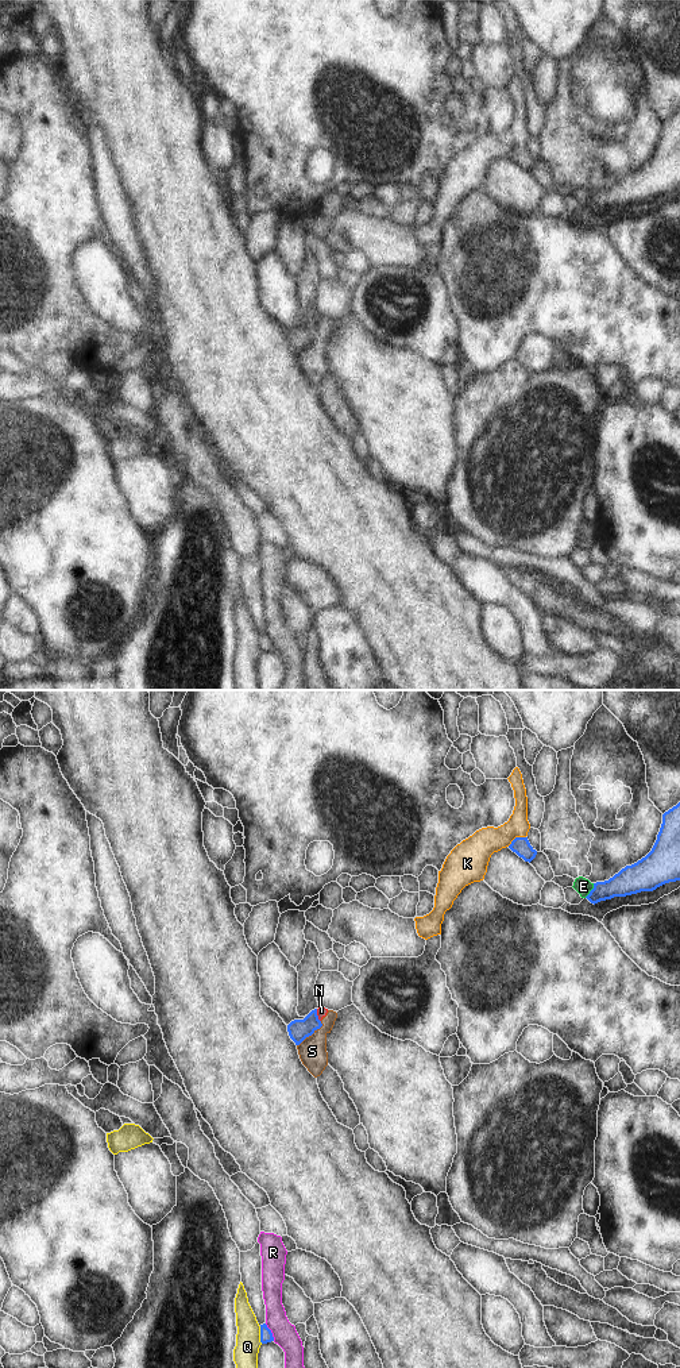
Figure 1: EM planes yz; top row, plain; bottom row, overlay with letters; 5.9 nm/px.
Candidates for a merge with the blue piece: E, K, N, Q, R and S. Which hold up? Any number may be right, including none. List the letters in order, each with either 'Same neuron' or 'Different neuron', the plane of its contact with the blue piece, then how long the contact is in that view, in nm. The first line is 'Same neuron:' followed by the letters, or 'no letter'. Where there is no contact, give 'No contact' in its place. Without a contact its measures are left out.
Same neuron: no letter
E: Different neuron. Touches blue in yz. Shared border 110 nm
K: Different neuron. Touches blue in yz. Shared border 130 nm
N: Different neuron. Touches blue in yz. Shared border 80 nm
Q: Different neuron. Touches blue in yz. Shared border 110 nm
R: Different neuron. Touches blue in yz. Shared border 120 nm
S: Different neuron. Touches blue in yz. Shared border 220 nm

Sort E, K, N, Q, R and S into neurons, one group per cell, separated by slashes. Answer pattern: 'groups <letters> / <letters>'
groups E / K / N S / Q / R

